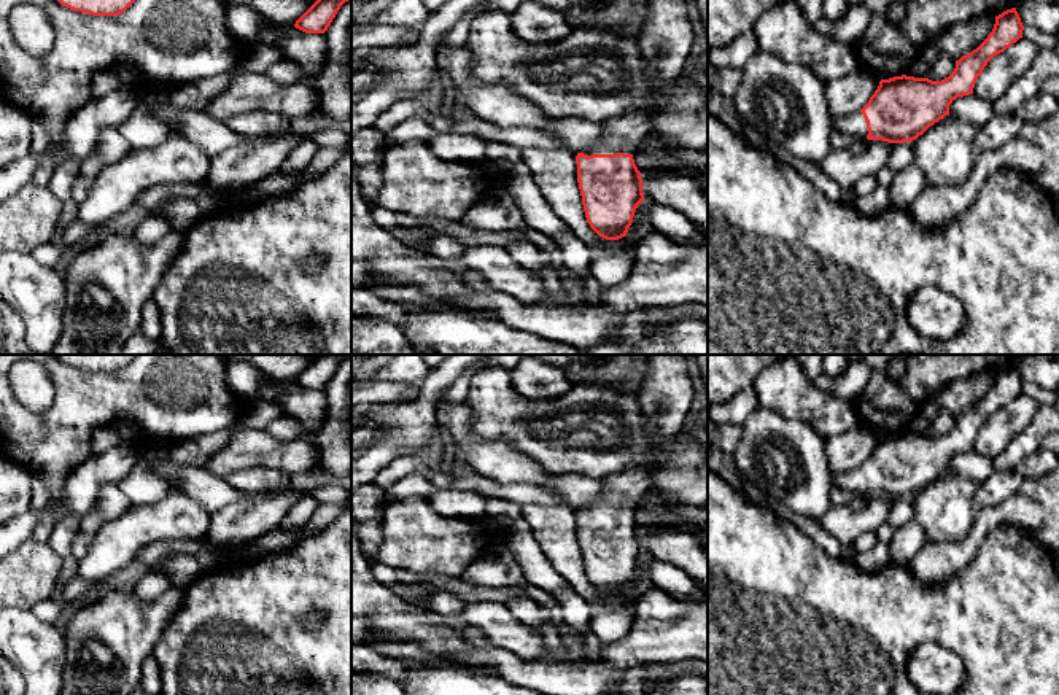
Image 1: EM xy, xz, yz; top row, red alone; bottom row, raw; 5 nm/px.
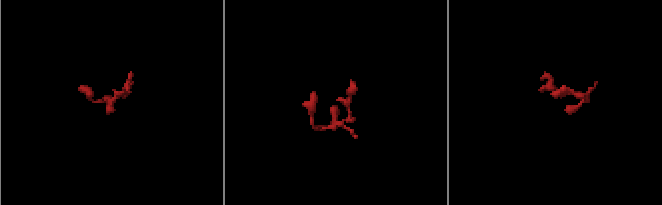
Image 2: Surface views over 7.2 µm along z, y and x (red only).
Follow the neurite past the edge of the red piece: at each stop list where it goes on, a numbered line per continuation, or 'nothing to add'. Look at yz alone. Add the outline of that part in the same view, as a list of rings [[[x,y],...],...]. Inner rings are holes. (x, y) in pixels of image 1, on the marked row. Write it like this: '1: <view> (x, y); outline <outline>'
1: yz (854, 124); outline [[[860,111],[848,116],[832,118],[830,127],[832,130],[849,134],[852,138],[865,140],[868,135],[867,121]]]

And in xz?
1: xz (665, 40); outline [[[647,0],[647,16],[639,32],[639,49],[652,75],[649,103],[604,121],[601,142],[584,154],[633,154],[652,134],[650,122],[658,111],[658,97],[665,84],[677,78],[690,59],[693,46],[693,10],[690,0]]]

